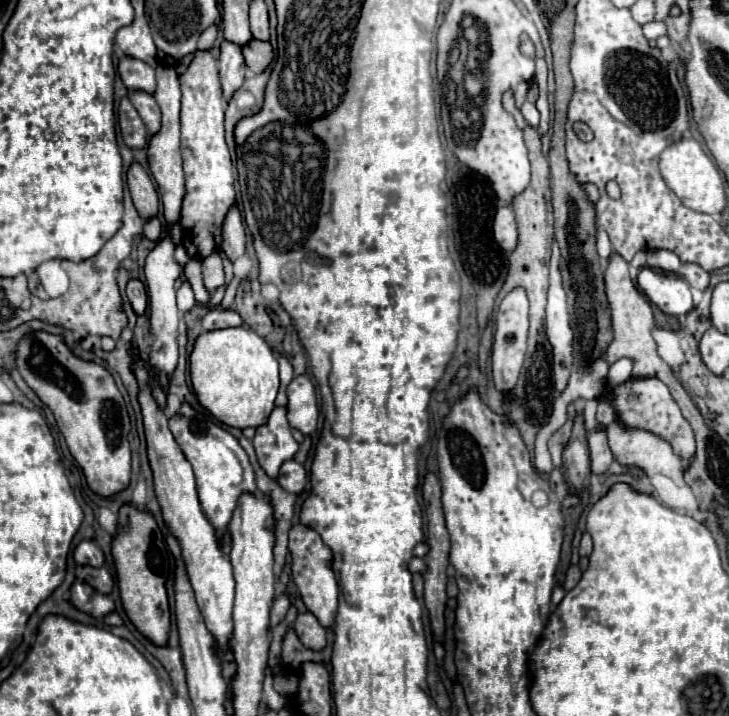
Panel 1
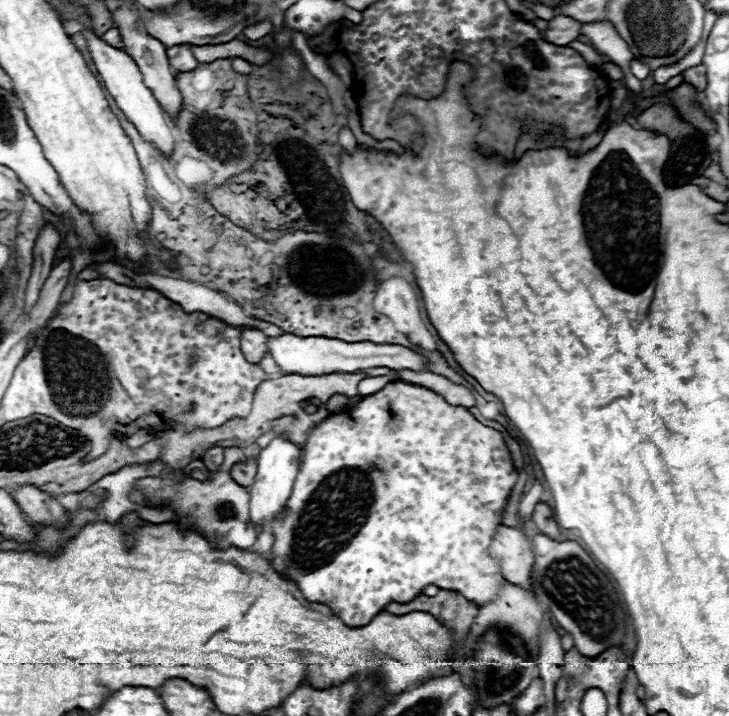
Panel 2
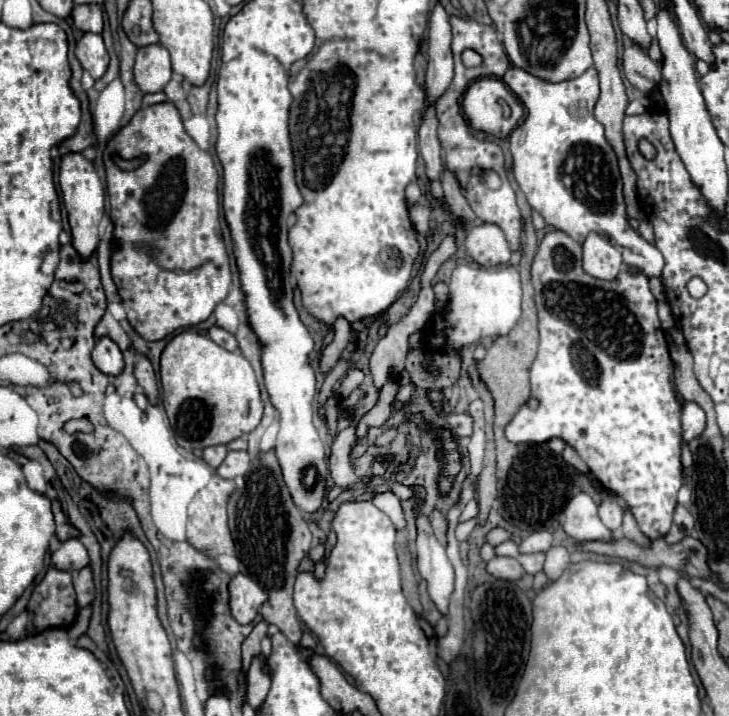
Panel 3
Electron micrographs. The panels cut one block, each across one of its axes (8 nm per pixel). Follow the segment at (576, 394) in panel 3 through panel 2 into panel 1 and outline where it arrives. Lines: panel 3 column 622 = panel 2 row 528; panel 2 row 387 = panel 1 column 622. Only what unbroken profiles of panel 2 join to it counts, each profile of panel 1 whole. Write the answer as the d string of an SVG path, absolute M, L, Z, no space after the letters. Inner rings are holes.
M630 378L628 382L616 386L614 390L614 400L612 400L616 414L620 420L624 420L624 424L632 424L636 428L648 428L650 432L656 432L658 436L664 436L664 440L668 440L674 448L674 452L682 458L688 460L690 456L694 456L694 436L692 436L692 428L690 424L684 420L680 408L676 406L676 402L672 400L668 388L664 382L660 382L658 378L646 378L646 380L638 380L638 378Z

